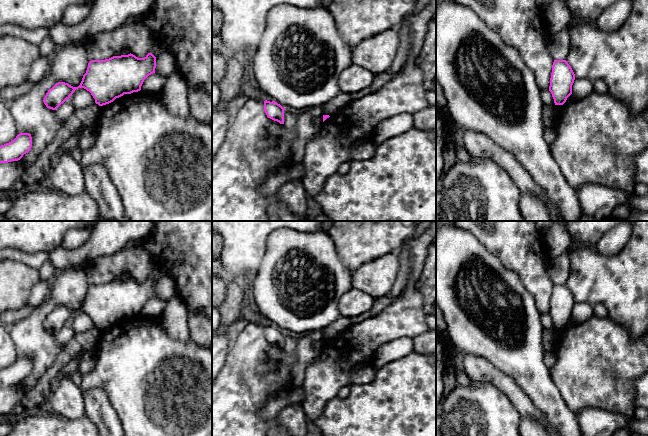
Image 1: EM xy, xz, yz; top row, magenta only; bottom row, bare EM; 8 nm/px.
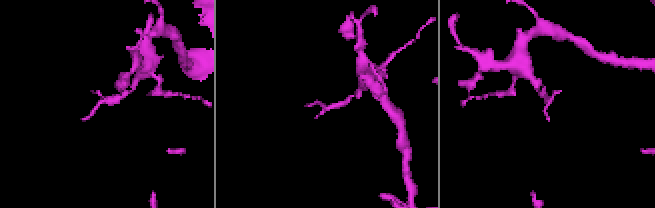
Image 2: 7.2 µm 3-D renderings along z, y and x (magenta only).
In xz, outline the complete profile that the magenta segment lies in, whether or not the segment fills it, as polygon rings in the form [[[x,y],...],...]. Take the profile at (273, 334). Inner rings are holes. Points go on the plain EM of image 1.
[[[264,325],[264,335],[267,341],[280,348],[284,348],[284,334],[285,332],[275,325]]]

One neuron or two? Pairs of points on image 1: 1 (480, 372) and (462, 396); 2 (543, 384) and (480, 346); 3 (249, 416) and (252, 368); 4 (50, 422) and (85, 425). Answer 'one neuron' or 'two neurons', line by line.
1: two neurons
2: one neuron
3: one neuron
4: one neuron

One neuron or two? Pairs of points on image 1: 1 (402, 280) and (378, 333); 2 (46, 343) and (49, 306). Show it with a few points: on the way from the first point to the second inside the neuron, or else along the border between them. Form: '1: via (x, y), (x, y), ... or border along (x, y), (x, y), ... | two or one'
1: border along (408, 278), (405, 288), (394, 298) | two
2: via (38, 334), (38, 317), (40, 315) | one

